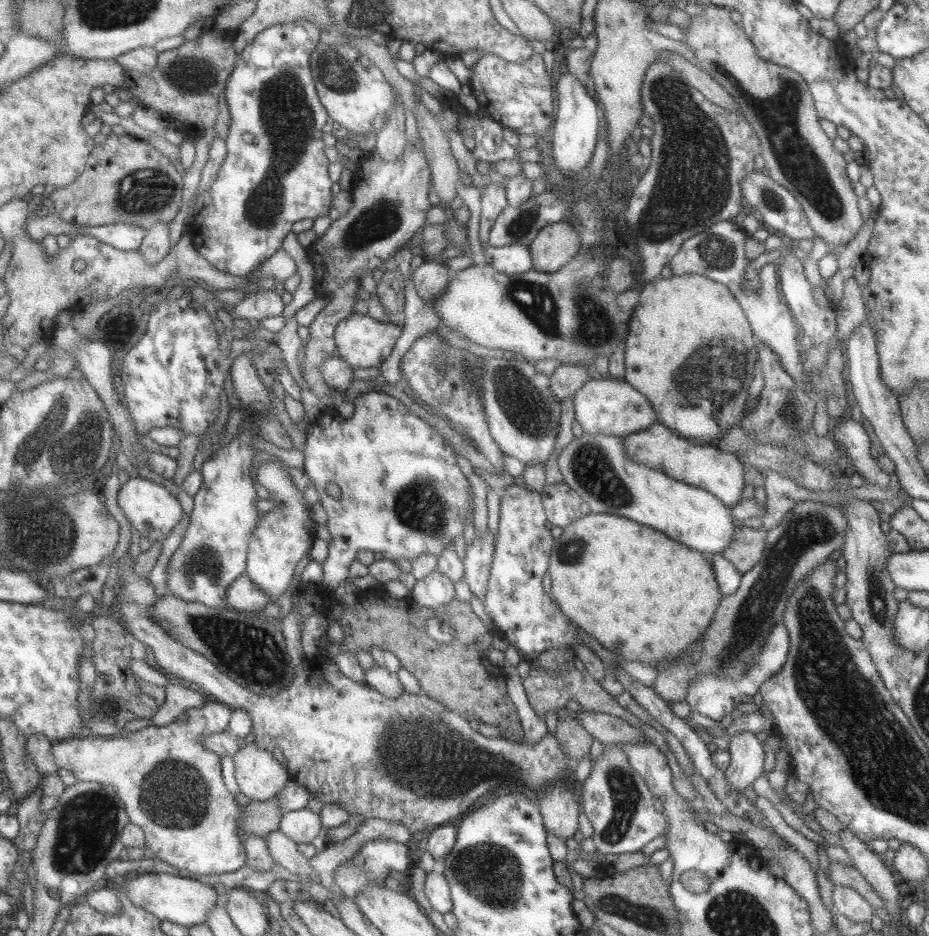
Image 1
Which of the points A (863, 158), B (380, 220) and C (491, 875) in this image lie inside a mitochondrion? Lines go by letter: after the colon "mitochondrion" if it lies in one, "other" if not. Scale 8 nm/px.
A: other
B: mitochondrion
C: mitochondrion

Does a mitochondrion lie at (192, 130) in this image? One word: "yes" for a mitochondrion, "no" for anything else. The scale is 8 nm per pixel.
no

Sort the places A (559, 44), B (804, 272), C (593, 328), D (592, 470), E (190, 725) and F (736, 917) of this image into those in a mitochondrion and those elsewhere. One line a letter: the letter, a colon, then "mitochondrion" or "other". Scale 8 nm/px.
A: other
B: other
C: mitochondrion
D: mitochondrion
E: other
F: mitochondrion

